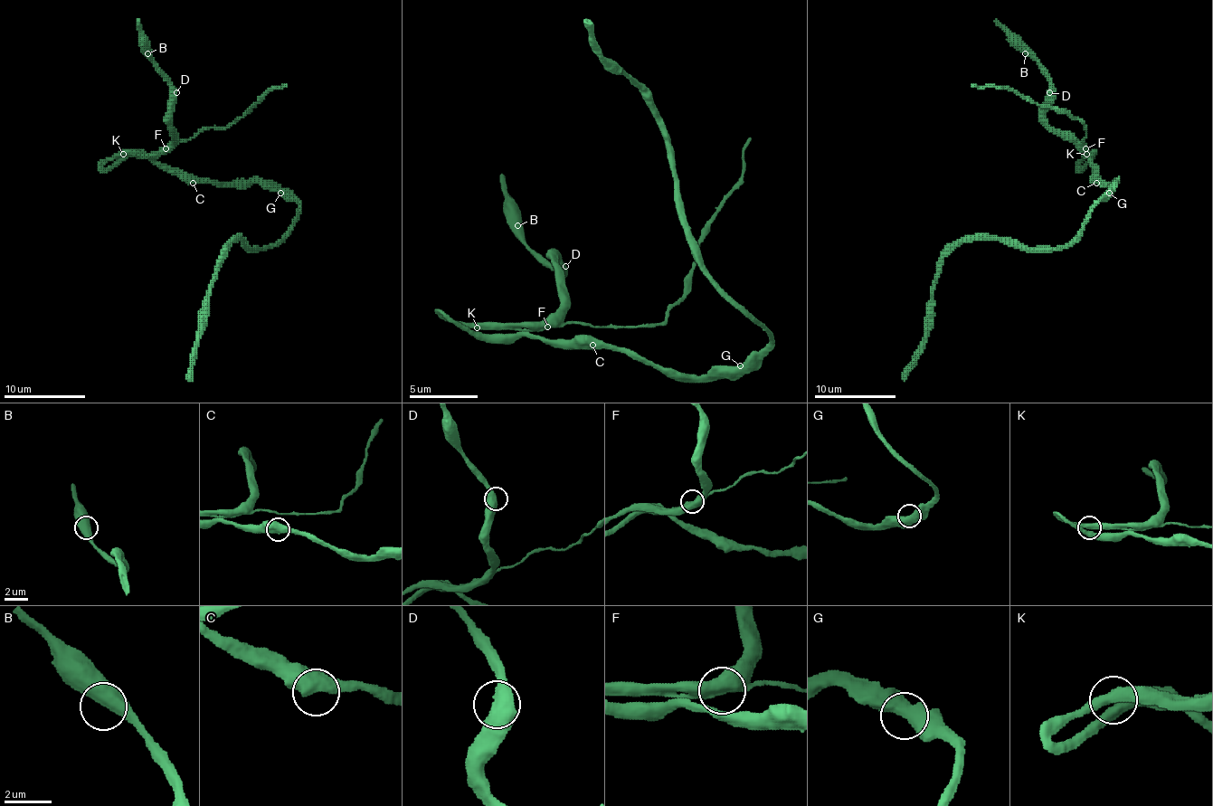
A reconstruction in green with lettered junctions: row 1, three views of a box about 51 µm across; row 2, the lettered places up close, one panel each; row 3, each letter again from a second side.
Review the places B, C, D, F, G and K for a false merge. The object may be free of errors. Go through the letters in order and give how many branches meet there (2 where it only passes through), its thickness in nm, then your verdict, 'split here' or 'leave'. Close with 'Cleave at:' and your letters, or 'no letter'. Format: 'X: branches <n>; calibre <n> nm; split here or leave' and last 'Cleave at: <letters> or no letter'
B: branches 2; calibre 550 nm; leave
C: branches 2; calibre 550 nm; leave
D: branches 2; calibre 550 nm; leave
F: branches 2; calibre 550 nm; leave
G: branches 2; calibre 550 nm; leave
K: branches 2; calibre 420 nm; leave
Cleave at: no letter

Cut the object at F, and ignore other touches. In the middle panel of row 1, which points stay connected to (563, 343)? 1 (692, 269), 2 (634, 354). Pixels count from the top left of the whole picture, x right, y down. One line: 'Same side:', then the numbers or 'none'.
Same side: 2

